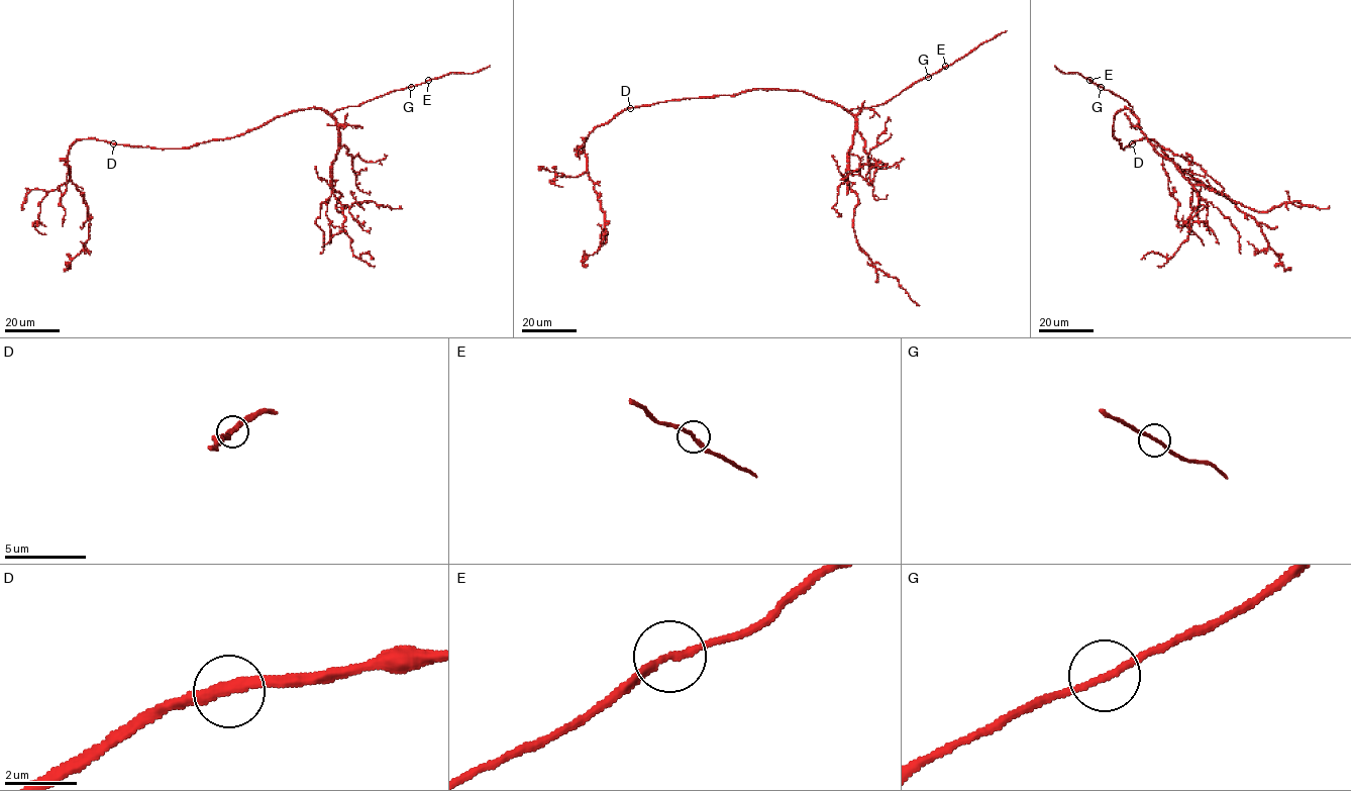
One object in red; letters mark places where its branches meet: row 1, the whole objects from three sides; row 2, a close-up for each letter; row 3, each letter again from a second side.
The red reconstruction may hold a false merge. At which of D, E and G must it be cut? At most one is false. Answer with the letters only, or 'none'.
none

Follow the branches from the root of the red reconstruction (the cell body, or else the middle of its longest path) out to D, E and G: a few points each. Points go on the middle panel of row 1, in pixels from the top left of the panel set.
D: (755, 89), (630, 108)
E: (755, 89), (803, 91), (850, 110), (886, 103), (945, 66)
G: (755, 89), (803, 91), (850, 110), (886, 103), (928, 76)

